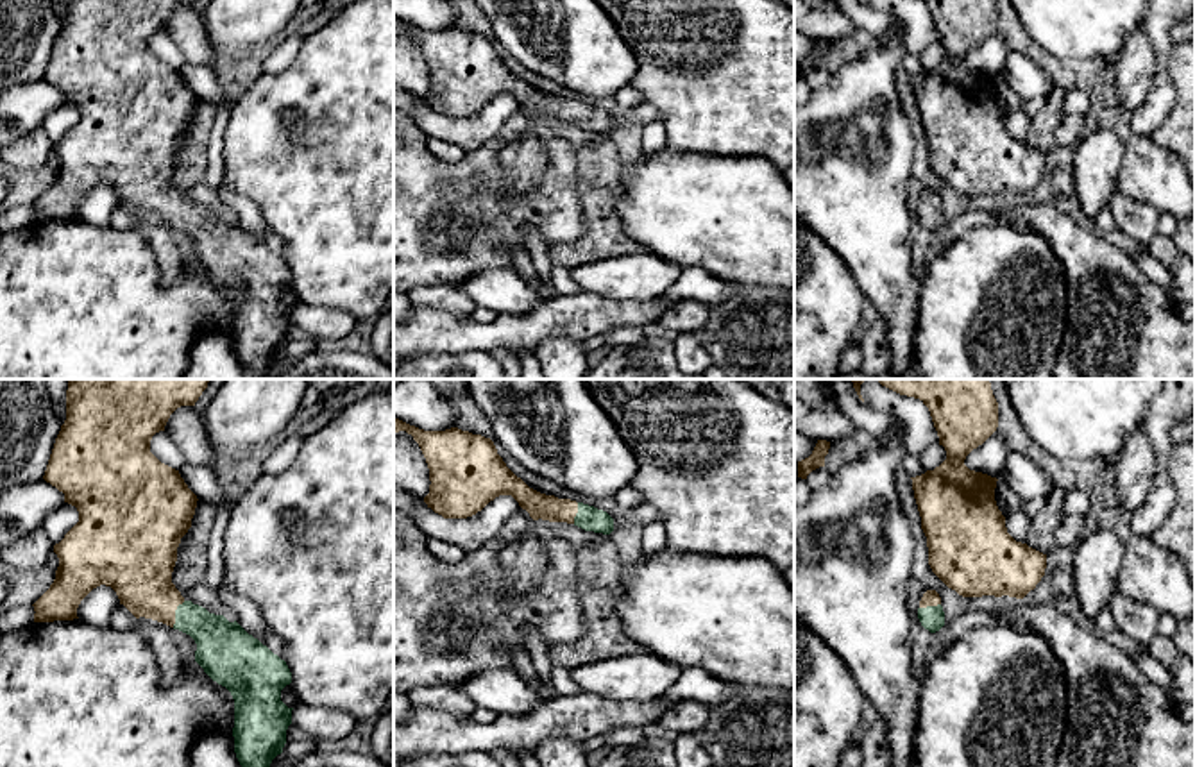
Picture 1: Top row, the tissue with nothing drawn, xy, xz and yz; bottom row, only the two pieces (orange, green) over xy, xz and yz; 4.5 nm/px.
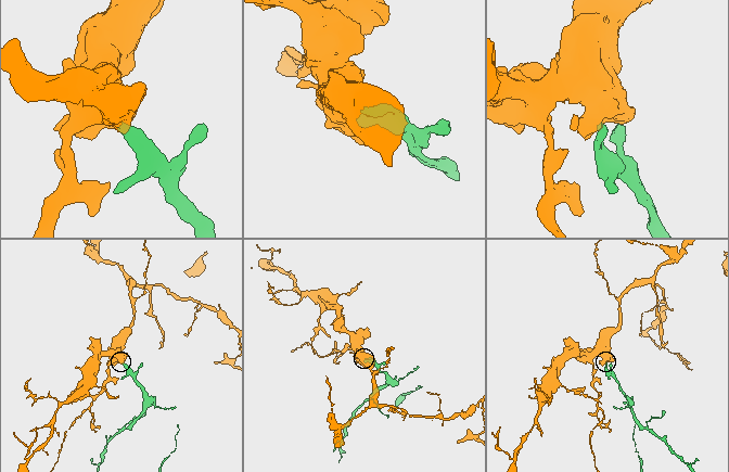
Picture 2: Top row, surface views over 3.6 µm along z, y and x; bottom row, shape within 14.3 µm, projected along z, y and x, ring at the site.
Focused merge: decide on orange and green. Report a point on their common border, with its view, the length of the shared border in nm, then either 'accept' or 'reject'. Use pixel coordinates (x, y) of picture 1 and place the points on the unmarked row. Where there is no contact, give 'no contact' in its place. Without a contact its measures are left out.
contact xy (174, 213); length 130 nm; accept

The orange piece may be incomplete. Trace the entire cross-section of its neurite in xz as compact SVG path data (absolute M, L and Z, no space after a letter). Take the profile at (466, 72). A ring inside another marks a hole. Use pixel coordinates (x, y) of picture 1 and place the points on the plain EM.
M394 16L394 32L406 30L419 43L429 68L429 93L424 97L428 107L444 118L467 118L481 111L499 95L512 95L533 120L567 122L585 131L610 134L614 118L594 105L571 98L540 93L517 77L497 54L490 38L472 34L458 27L445 30L424 30Z

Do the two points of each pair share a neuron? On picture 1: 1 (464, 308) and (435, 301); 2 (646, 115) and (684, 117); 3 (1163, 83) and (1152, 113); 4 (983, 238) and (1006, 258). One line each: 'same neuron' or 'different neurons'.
1: same neuron
2: different neurons
3: same neuron
4: same neuron

